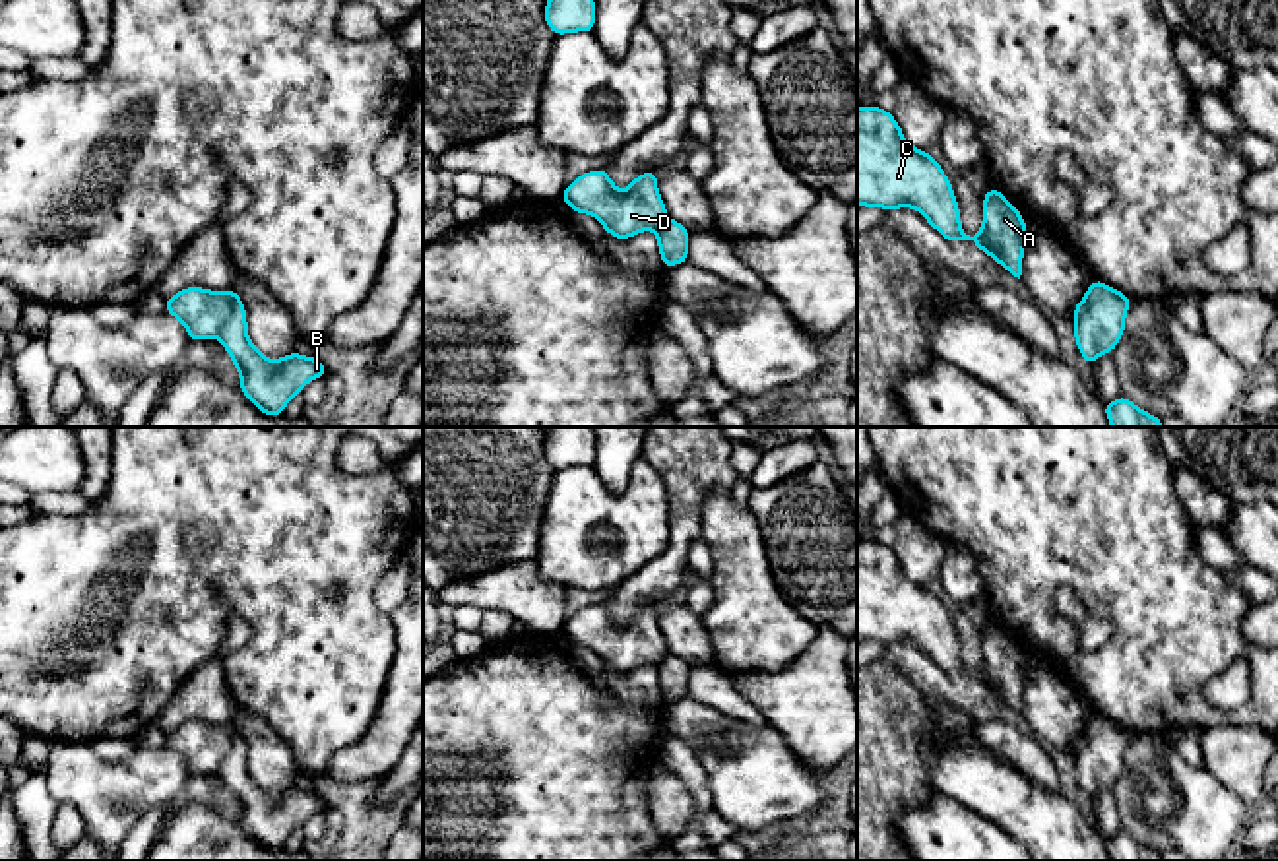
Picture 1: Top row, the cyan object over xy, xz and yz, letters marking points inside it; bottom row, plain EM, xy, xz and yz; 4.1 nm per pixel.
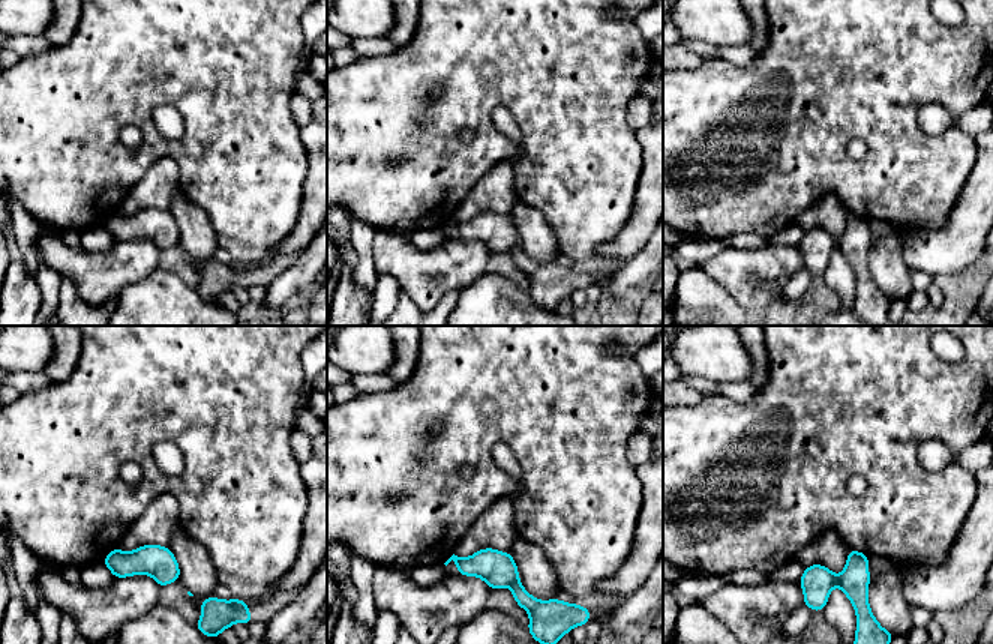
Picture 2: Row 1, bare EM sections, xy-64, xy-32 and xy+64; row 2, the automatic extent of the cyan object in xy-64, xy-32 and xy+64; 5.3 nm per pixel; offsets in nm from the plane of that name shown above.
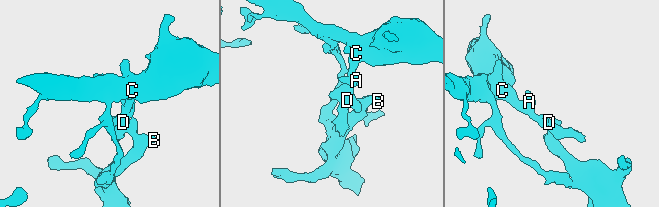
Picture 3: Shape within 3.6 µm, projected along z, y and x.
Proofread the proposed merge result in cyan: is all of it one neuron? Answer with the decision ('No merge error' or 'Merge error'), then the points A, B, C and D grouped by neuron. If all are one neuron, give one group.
Merge error. Groups: A C D / B

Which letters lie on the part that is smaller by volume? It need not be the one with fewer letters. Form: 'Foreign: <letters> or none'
Foreign: B

